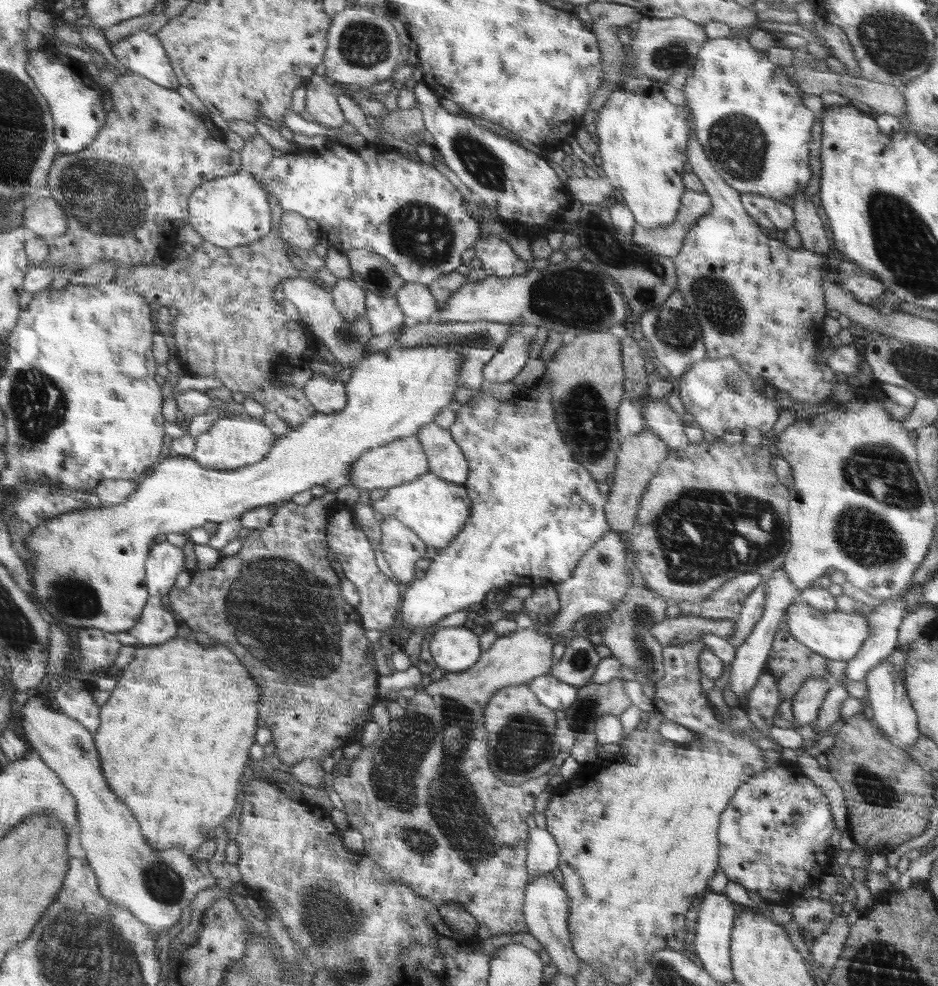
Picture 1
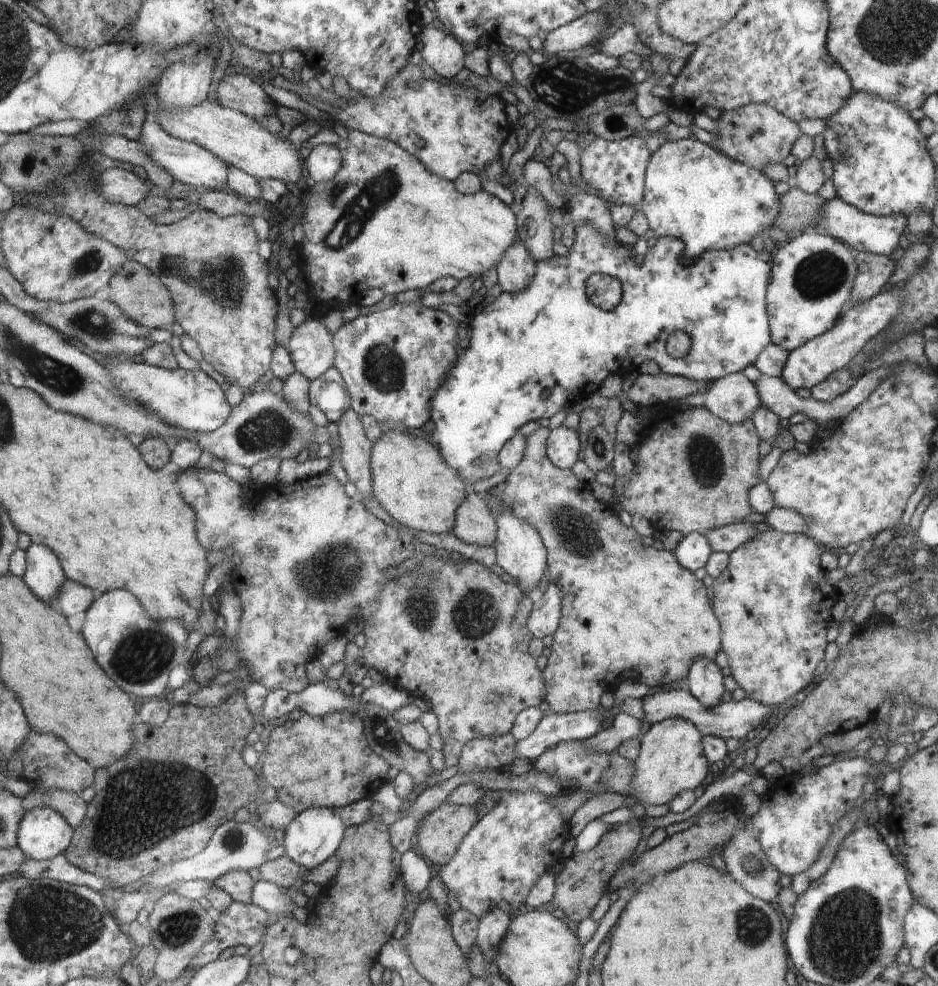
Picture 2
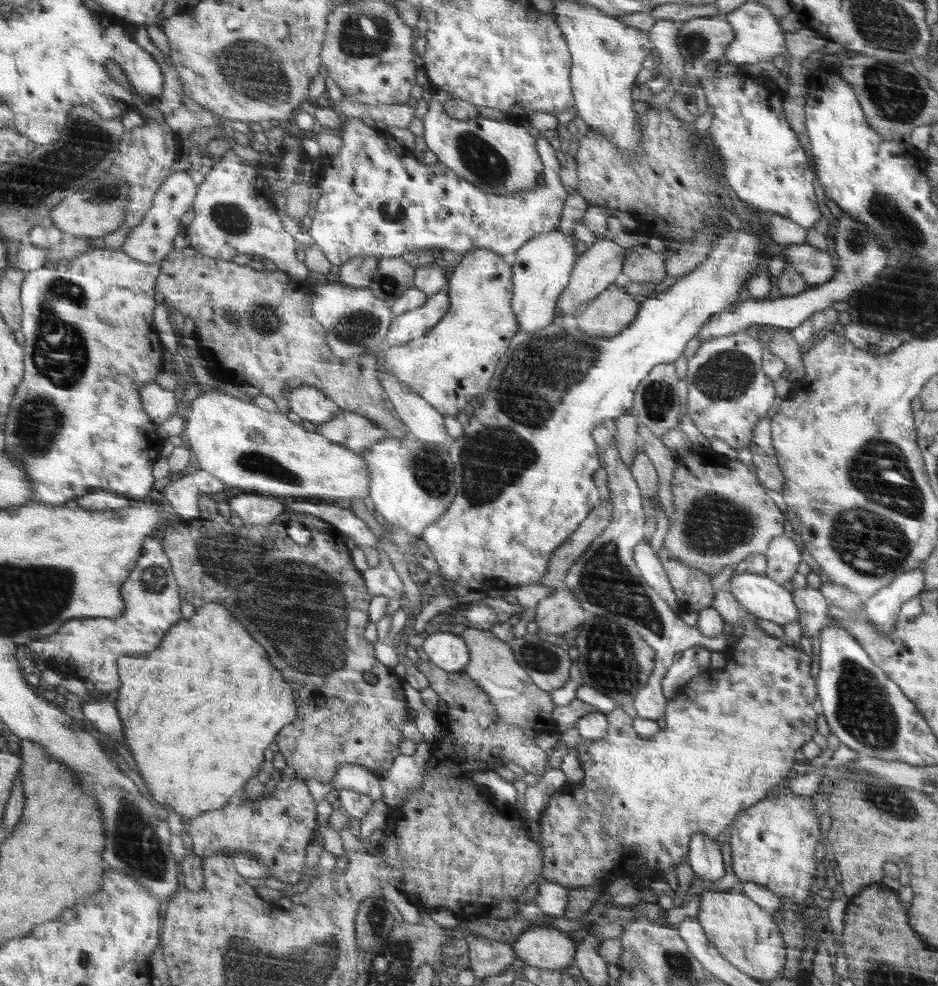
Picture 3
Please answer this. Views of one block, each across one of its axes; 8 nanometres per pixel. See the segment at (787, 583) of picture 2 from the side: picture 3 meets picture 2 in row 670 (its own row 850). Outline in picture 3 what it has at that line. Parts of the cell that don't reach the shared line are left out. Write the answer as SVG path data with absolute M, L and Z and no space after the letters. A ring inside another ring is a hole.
M787 788L784 794L766 797L754 806L742 810L731 823L731 857L732 867L742 882L755 882L768 887L776 896L786 896L794 902L803 902L810 892L810 882L816 878L814 866L814 850L819 843L820 822L816 818L816 802L808 796L795 796Z

